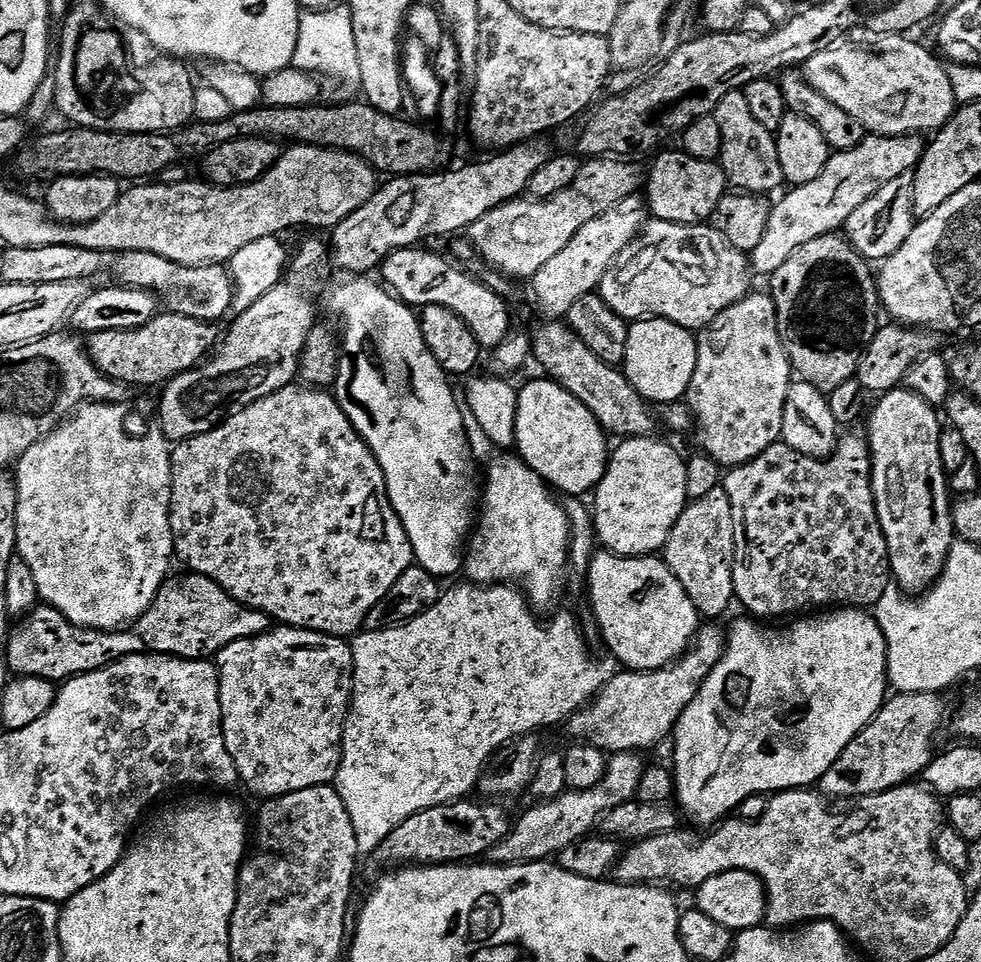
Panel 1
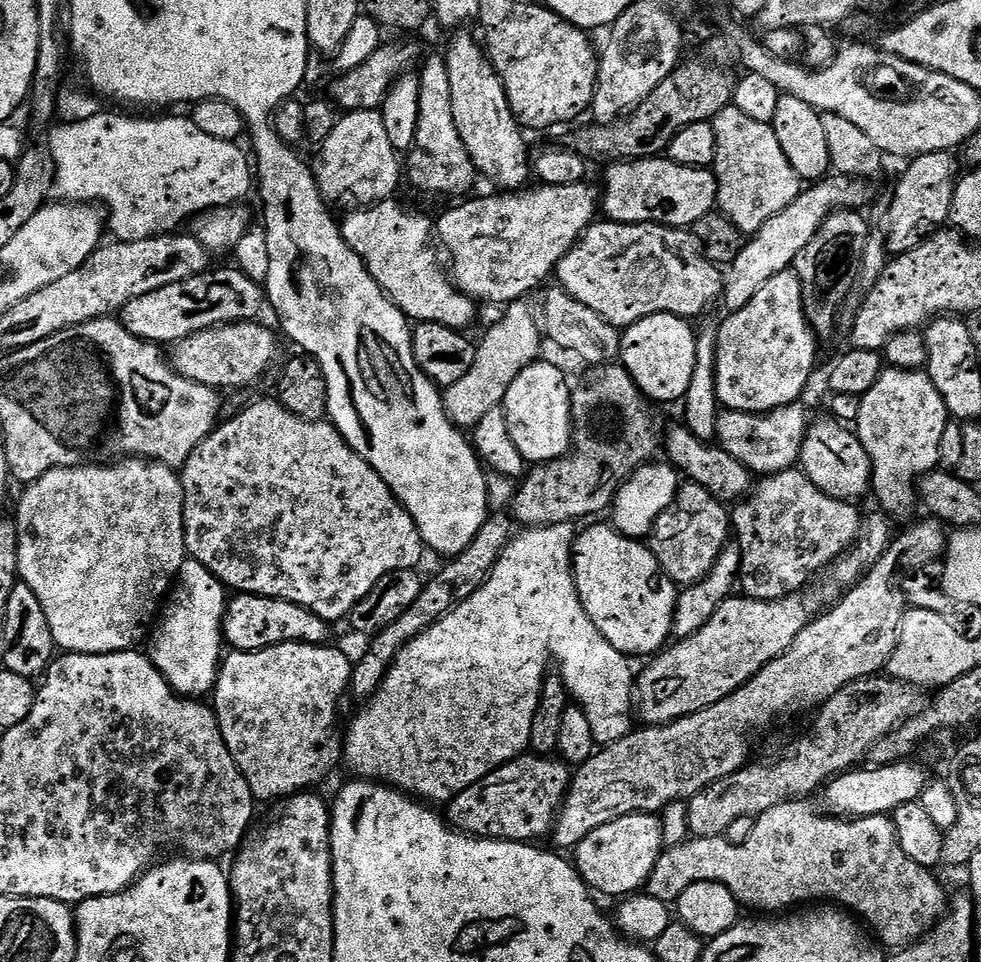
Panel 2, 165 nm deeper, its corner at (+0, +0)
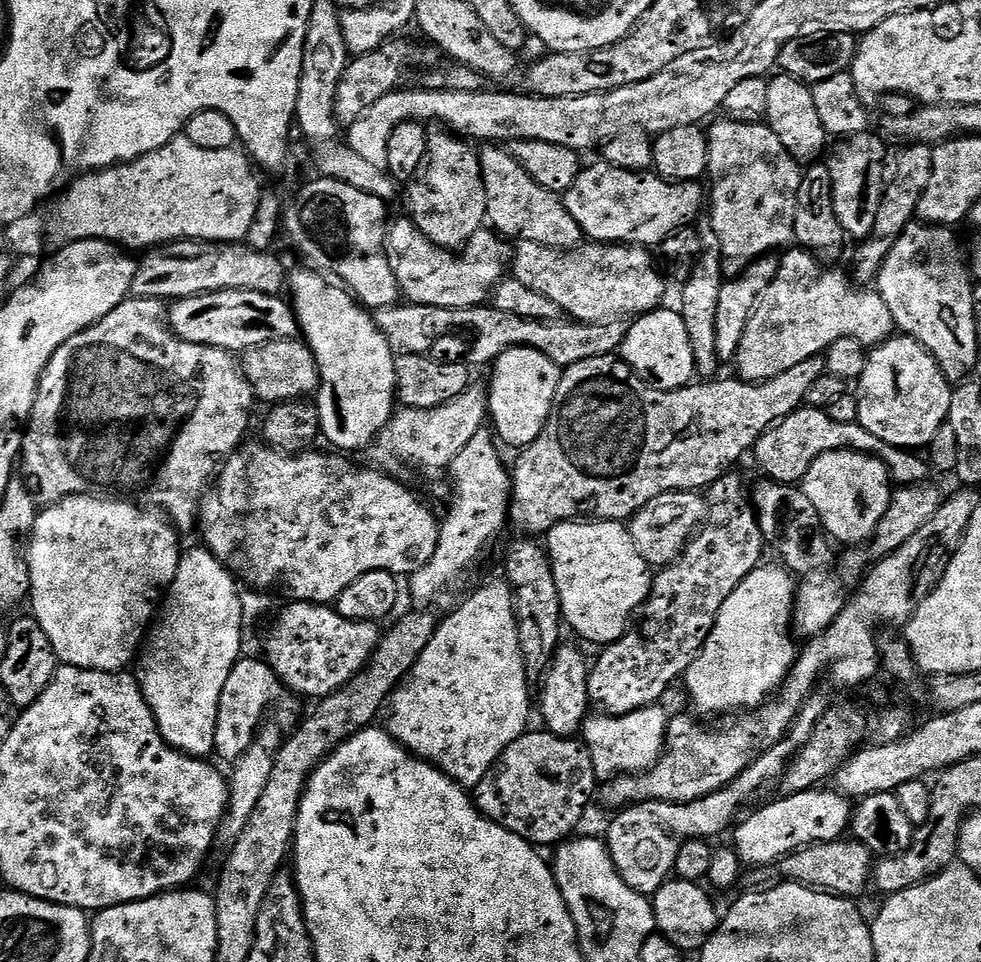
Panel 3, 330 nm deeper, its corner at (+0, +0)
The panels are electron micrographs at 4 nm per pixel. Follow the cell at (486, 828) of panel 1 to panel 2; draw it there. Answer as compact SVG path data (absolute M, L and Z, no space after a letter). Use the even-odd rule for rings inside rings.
M521 754L447 801L447 823L457 832L481 840L539 841L539 836L551 833L572 777L569 765L559 758Z

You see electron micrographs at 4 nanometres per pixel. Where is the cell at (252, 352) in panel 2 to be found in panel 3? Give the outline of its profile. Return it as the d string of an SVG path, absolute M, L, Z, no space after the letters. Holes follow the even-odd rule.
M303 339L294 340L275 340L269 344L263 344L257 348L251 348L250 351L243 353L242 367L244 376L250 382L253 397L257 401L265 400L265 405L284 404L288 400L302 400L311 397L320 387L320 371L318 362L314 354L308 349Z

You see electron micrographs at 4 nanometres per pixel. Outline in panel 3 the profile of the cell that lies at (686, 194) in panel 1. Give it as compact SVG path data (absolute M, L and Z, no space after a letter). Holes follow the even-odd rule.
M598 162L581 170L562 199L570 218L578 222L589 241L659 246L673 232L691 225L701 215L704 192L700 186L696 182L673 182L647 171L632 171Z

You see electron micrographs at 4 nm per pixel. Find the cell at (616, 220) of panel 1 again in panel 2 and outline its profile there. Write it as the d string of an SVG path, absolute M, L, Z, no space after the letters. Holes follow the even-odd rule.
M528 302L509 304L503 312L504 317L478 340L474 366L470 366L470 370L459 382L454 382L454 386L443 389L444 408L448 412L448 418L461 430L475 428L485 414L501 407L506 398L506 390L510 390L510 382L514 382L514 378L518 378L526 366L541 359L542 325L537 313L532 313Z

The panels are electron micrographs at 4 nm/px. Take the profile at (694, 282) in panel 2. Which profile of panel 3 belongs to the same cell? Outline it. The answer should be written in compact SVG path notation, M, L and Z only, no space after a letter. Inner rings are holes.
M521 240L515 245L516 257L511 257L510 272L515 280L530 286L530 290L538 290L538 294L546 294L550 302L560 308L565 317L581 324L607 324L620 322L627 318L643 316L645 312L655 312L665 303L665 277L656 273L656 264L647 247L629 246L626 244L602 244L599 242L584 242L579 248L561 250L547 248L538 242Z

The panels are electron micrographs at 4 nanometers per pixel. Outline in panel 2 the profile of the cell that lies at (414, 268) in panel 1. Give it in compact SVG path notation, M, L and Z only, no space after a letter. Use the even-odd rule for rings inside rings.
M389 198L381 200L379 204L357 207L357 212L350 213L340 224L340 232L344 235L345 242L362 260L374 282L378 282L378 286L387 294L389 300L398 306L398 310L408 317L409 321L438 322L442 326L468 330L476 320L478 304L472 297L460 291L456 281L452 279L442 259L441 249L434 239L433 221L428 221L424 216L411 216L410 213L404 212L402 205L395 204L396 202L395 199Z

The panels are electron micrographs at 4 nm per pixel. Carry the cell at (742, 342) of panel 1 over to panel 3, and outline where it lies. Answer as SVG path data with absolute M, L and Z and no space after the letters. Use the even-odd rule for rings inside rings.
M795 251L779 257L778 274L760 299L756 313L746 326L746 334L742 334L740 349L734 361L735 375L741 380L747 380L749 384L763 384L778 374L786 374L786 370L794 370L798 362L806 362L827 353L828 347L839 340L856 340L865 349L871 350L892 339L897 331L894 314L890 314L890 306L882 302L879 292L857 286L850 279L849 273L847 276L844 272L836 272L840 270L826 270L825 265L811 252Z

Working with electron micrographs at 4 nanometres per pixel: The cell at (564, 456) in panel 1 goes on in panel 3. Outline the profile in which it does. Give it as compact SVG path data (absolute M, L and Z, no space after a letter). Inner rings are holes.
M511 348L494 361L490 371L492 385L487 385L486 391L491 427L503 443L505 440L515 450L523 450L538 438L538 434L542 434L546 426L552 404L556 401L562 370L538 350Z

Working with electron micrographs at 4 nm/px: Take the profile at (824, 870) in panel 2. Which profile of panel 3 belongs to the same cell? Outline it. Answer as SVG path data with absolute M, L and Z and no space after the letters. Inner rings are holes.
M841 838L829 844L811 844L808 848L787 856L780 861L778 871L785 881L805 884L822 892L833 892L836 896L860 898L864 887L869 887L874 876L874 856L865 844L855 838Z

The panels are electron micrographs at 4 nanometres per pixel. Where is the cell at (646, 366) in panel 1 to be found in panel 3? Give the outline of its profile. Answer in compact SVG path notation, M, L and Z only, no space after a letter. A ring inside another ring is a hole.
M661 306L655 312L645 312L643 316L635 317L627 325L624 342L618 352L638 378L642 378L651 388L663 392L687 388L697 375L686 324L680 312L671 312L668 306Z

